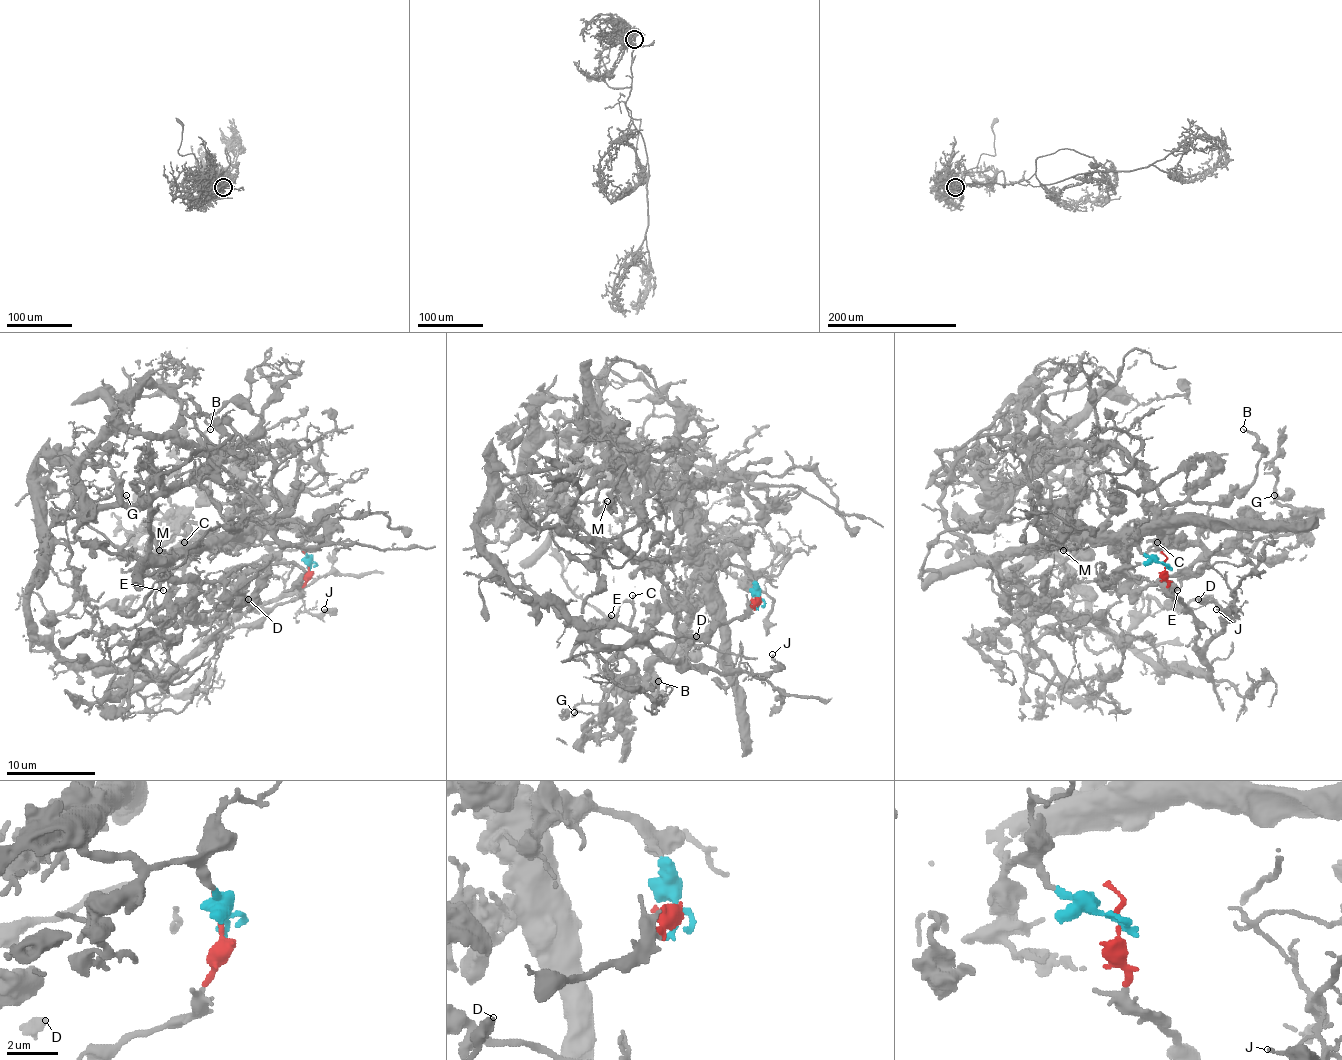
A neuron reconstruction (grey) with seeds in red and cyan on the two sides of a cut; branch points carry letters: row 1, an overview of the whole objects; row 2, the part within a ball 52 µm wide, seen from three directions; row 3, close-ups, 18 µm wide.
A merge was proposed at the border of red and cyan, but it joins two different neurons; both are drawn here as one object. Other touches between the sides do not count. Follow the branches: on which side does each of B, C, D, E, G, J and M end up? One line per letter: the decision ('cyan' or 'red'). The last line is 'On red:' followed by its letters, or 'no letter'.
B: cyan
C: cyan
D: red
E: cyan
G: cyan
J: red
M: cyan
On red: D, J

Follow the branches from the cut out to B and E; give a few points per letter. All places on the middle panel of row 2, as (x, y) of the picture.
B: (759, 602), (759, 587), (743, 569), (714, 562), (712, 591), (676, 647), (652, 667), (656, 698), (658, 680)
E: (759, 602), (743, 569), (714, 562), (705, 591), (672, 600), (643, 642), (612, 616)

